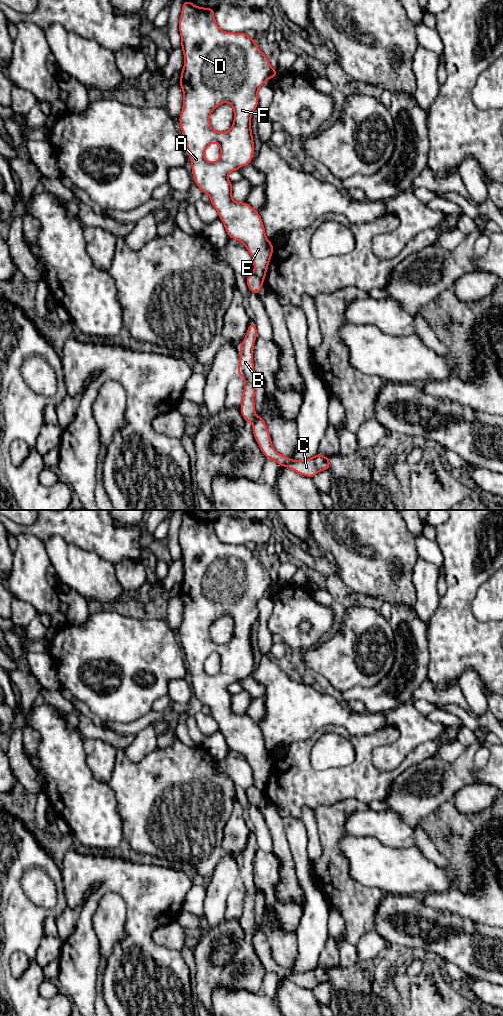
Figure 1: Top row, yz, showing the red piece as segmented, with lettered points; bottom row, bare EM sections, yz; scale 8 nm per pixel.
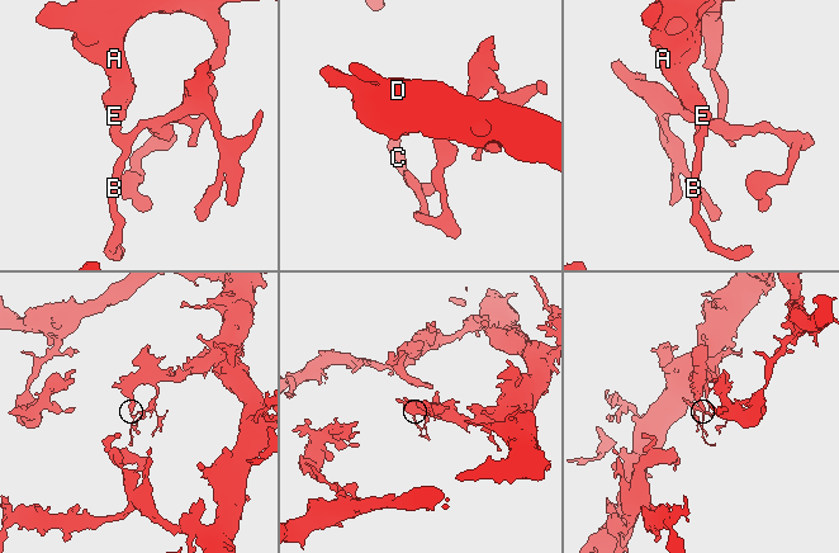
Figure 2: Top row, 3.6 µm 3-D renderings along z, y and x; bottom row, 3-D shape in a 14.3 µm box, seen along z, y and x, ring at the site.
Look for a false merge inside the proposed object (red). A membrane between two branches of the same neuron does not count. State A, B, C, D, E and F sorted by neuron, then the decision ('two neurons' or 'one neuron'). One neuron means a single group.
groups A D E F / B C; two neurons

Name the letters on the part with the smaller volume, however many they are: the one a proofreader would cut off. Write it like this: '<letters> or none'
B, C

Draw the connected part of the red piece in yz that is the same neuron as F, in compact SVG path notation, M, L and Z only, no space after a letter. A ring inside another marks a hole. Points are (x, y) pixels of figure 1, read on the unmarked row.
M188 511L182 518L179 544L184 566L184 580L179 594L183 602L183 621L179 635L192 676L194 693L202 705L209 707L228 749L245 757L252 768L254 786L264 793L274 761L273 756L267 751L258 723L246 714L238 715L232 711L233 695L227 688L230 684L250 676L253 671L251 629L259 617L258 601L267 591L277 588L277 581L271 579L266 567L246 544L222 543L216 535L214 521L197 519ZM223 614L232 617L234 634L227 644L217 644L210 638L210 626ZM213 654L220 658L220 669L216 674L208 674L204 665Z

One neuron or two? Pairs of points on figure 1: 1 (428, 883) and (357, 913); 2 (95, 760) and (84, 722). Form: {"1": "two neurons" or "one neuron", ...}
{"1": "two neurons", "2": "two neurons"}

